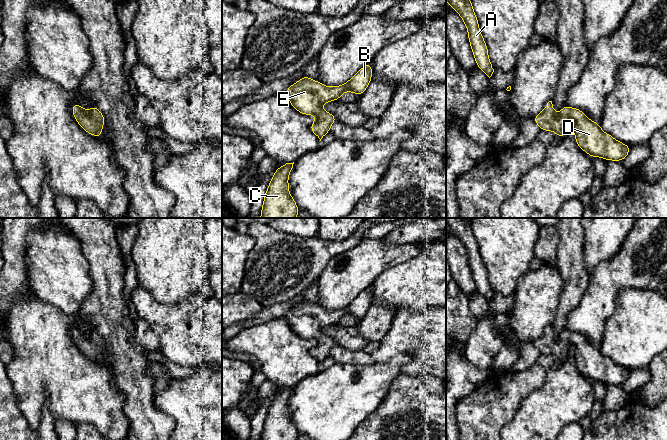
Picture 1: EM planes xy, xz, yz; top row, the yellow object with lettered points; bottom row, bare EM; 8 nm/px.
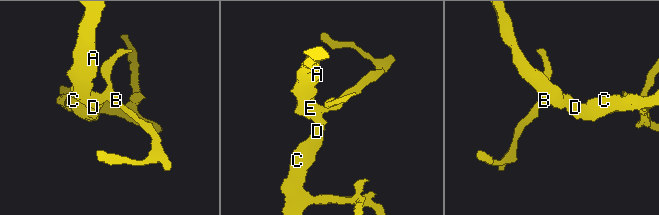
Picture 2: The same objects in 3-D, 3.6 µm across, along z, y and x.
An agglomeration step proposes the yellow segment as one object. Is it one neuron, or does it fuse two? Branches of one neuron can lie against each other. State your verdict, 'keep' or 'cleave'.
keep

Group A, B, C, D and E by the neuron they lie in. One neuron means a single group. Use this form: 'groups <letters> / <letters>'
groups A B C D E

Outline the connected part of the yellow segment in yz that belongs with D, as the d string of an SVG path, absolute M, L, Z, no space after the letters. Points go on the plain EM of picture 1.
M549 325L544 334L534 340L533 344L541 354L554 355L558 361L566 360L571 351L578 371L592 382L602 381L606 385L619 386L628 380L631 373L630 370L603 356L599 347L590 344L580 333L568 329L556 339L552 325Z

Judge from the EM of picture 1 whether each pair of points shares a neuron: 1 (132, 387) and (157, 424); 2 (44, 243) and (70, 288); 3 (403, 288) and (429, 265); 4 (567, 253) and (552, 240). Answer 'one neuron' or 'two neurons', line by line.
1: one neuron
2: one neuron
3: one neuron
4: two neurons

